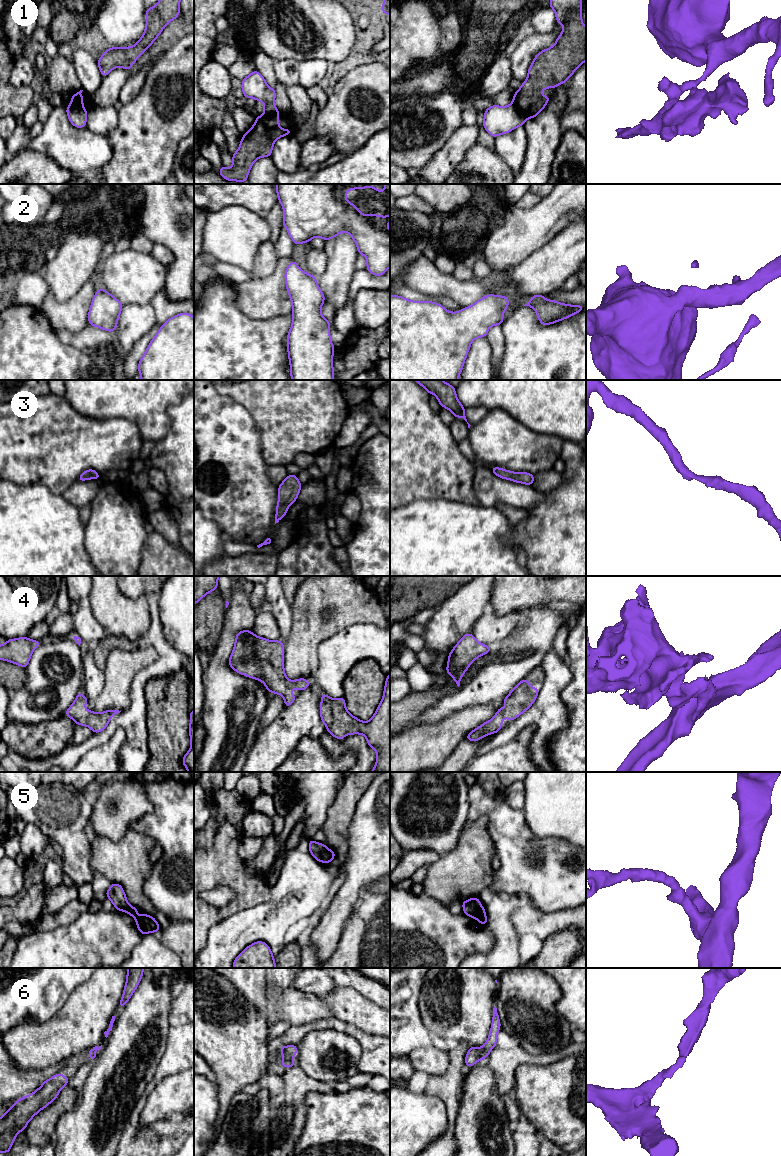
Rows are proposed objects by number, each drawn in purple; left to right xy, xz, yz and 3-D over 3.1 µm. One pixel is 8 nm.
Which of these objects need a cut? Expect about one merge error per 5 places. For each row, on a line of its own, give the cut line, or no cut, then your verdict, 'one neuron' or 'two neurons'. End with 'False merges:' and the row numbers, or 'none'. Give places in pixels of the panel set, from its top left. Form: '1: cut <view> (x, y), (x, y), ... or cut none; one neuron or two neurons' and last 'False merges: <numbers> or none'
1: cut yz (512, 102), (525, 119); two neurons
2: cut none; one neuron
3: cut none; one neuron
4: cut none; one neuron
5: cut none; one neuron
6: cut none; one neuron
False merges: 1

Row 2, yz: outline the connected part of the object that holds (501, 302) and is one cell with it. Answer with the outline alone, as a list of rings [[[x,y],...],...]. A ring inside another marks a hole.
[[[488,294],[459,312],[449,312],[432,301],[411,301],[390,295],[390,380],[458,380],[470,345],[475,338],[486,337],[488,329],[501,325],[509,299]]]

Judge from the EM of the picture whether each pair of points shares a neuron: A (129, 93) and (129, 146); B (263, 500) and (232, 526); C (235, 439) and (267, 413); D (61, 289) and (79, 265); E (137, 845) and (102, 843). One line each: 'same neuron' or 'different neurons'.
A: different neurons
B: same neuron
C: different neurons
D: same neuron
E: same neuron

